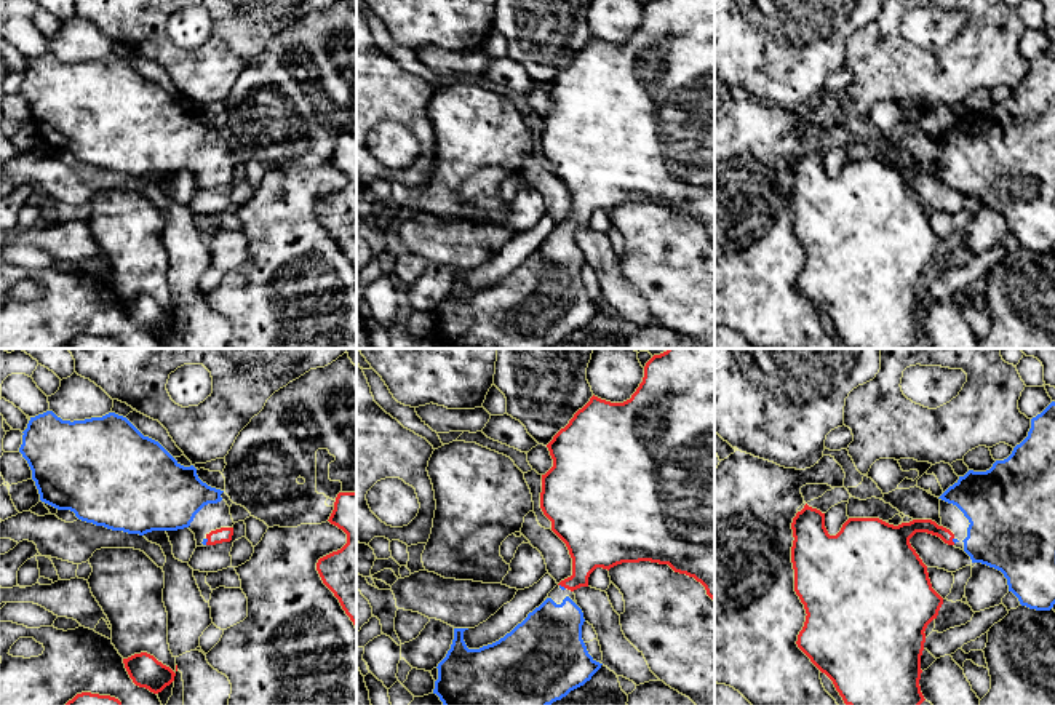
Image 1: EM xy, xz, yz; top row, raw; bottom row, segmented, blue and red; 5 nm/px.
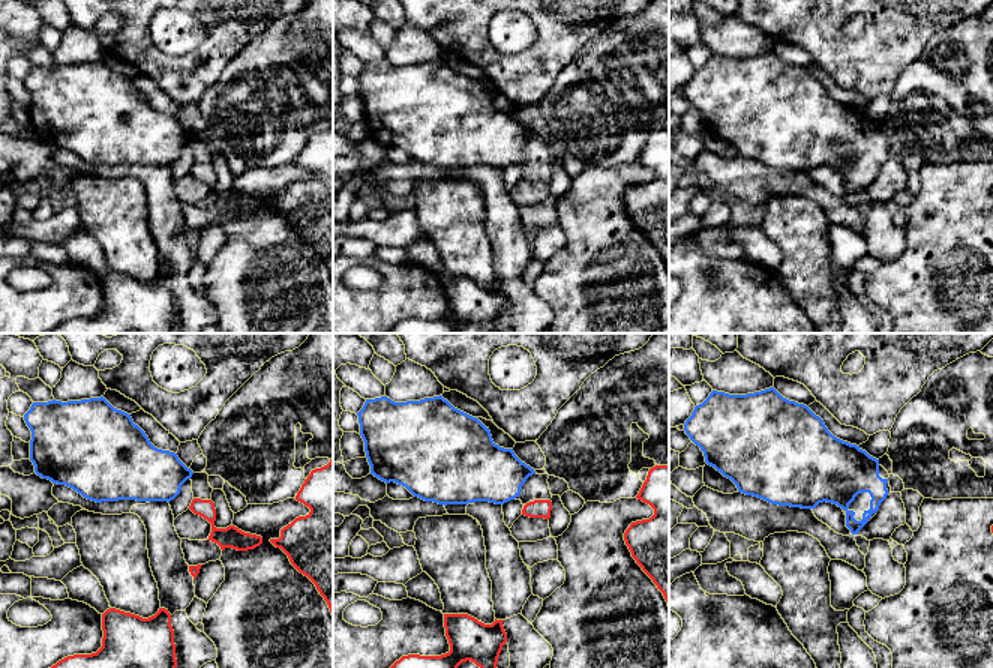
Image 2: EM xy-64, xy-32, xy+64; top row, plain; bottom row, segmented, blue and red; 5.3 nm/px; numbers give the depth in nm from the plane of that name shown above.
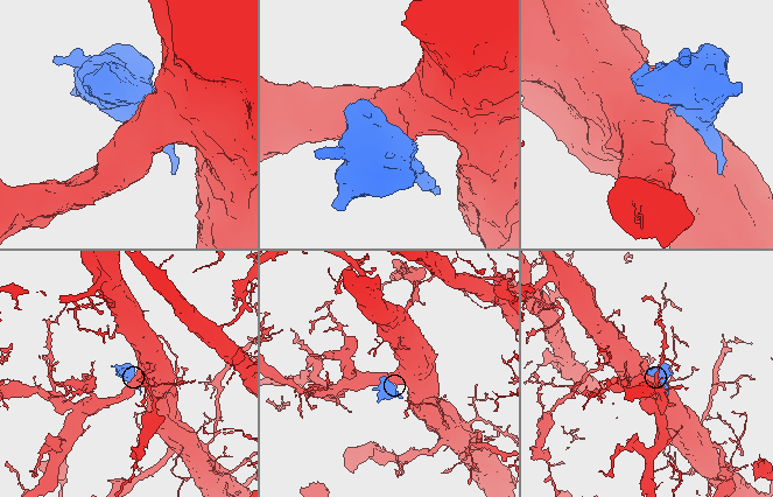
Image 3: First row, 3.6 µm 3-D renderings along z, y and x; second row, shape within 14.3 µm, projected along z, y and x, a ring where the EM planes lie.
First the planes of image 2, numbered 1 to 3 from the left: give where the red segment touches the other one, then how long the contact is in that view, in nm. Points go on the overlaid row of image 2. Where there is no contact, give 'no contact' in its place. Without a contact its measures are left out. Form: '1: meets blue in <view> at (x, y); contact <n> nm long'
1: no contact
2: no contact
3: no contact

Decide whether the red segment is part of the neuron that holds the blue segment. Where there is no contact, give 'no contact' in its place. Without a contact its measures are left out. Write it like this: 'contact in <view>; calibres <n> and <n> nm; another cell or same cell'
contact in xy; calibres 20 and 80 nm; same cell

